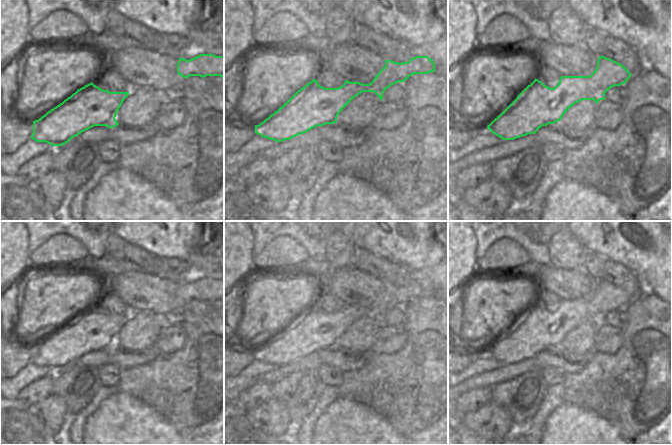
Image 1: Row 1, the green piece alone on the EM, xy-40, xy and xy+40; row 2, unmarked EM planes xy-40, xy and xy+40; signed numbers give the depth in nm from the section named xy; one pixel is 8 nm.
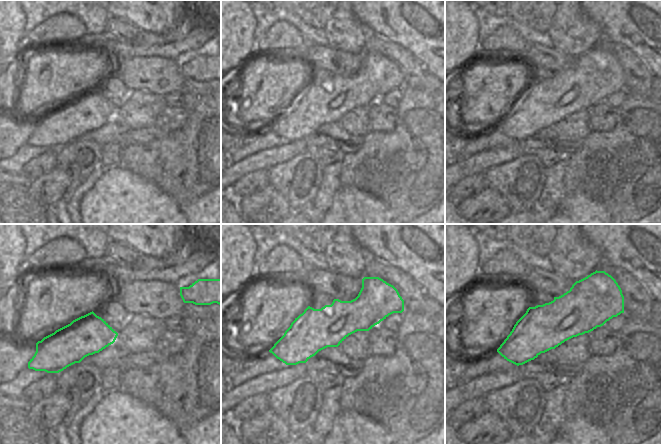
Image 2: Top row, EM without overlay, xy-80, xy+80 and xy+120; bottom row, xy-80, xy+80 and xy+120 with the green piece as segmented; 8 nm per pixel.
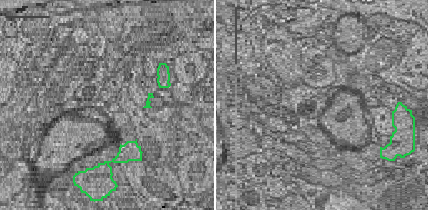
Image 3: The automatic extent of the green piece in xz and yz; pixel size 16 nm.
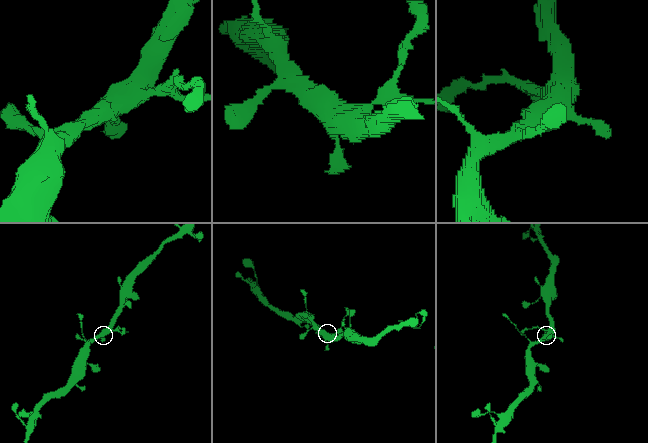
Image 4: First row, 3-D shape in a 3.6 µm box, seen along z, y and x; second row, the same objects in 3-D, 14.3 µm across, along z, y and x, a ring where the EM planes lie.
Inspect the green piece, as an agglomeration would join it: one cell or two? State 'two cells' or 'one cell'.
one cell

